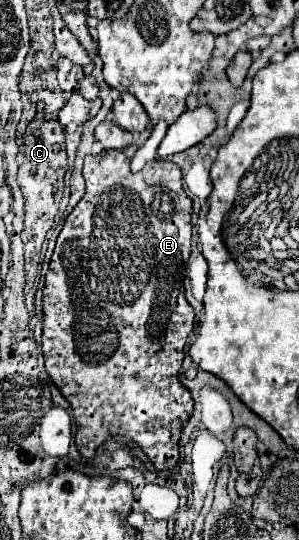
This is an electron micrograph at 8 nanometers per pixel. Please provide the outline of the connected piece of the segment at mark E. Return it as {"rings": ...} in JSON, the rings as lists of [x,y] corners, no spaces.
{"rings":[[[105,151],[95,157],[87,157],[83,165],[83,177],[87,183],[83,199],[75,205],[75,209],[67,215],[65,225],[57,237],[57,245],[49,263],[47,273],[47,285],[43,289],[43,353],[45,353],[45,369],[51,375],[53,383],[61,389],[65,399],[73,407],[75,423],[77,423],[77,435],[75,445],[81,451],[85,459],[91,459],[97,451],[97,447],[111,435],[123,435],[133,439],[153,461],[157,469],[173,469],[179,461],[179,435],[187,419],[193,411],[193,399],[187,387],[179,381],[179,369],[183,361],[183,347],[187,343],[189,333],[193,331],[193,307],[191,305],[179,305],[175,307],[175,299],[183,287],[185,279],[185,263],[189,259],[191,251],[191,199],[185,195],[181,187],[181,169],[165,159],[153,159],[149,161],[139,173],[131,173],[129,169],[129,157],[123,151]]]}

